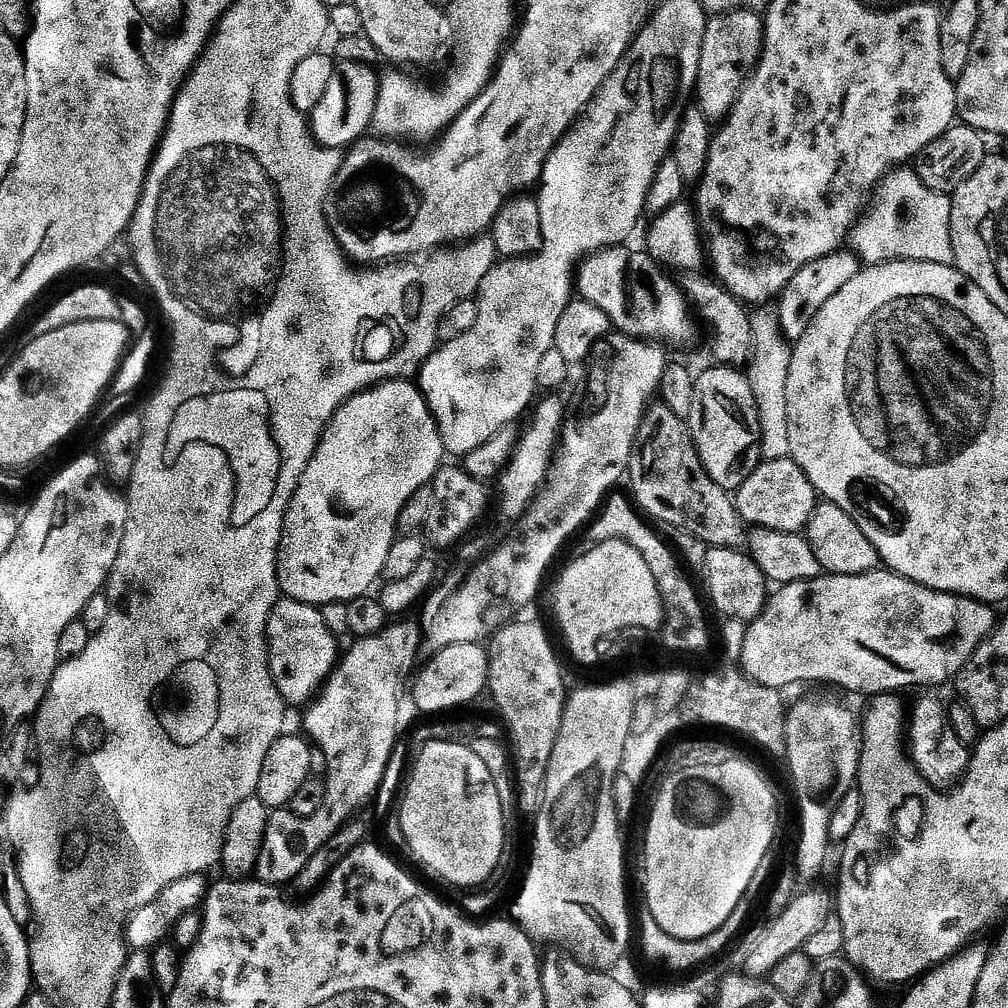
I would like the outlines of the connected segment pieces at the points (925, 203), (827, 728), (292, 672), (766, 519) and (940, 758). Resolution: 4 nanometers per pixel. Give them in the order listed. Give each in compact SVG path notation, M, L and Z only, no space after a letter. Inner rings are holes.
M903 167L901 170L891 172L882 182L882 187L879 189L878 197L880 202L876 206L876 210L867 215L854 230L854 244L856 240L855 255L859 257L865 265L886 264L889 260L917 260L918 262L934 262L935 264L952 264L954 261L954 246L952 245L952 196L943 196L934 190L930 190L930 186L926 186L926 182L922 182L919 171L913 170L911 167Z
M804 696L787 709L786 715L786 757L800 803L800 832L812 840L828 840L833 811L830 806L853 791L848 780L856 784L860 775L860 753L866 748L865 737L860 737L860 720L846 705L824 696Z
M281 598L270 614L268 661L278 694L282 694L285 705L307 705L338 663L336 640L320 612L323 611L315 604Z
M764 460L754 470L754 474L750 474L750 478L746 478L746 482L736 489L734 503L745 525L800 534L807 529L814 514L818 493L795 460Z
M920 694L916 705L912 708L912 717L906 720L906 752L910 757L911 767L923 780L930 782L936 788L948 790L953 787L968 772L964 764L970 758L970 750L955 736L943 742L942 738L949 727L949 709L945 701L942 702L936 694ZM956 780L956 781L955 781Z

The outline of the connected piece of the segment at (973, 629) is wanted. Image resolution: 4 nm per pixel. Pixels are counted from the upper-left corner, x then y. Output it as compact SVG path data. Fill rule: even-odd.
M877 570L857 576L822 574L815 580L803 580L777 587L769 595L768 604L762 610L762 614L758 614L758 618L747 625L738 668L755 684L781 690L788 690L791 684L812 684L815 680L820 684L837 684L838 687L845 688L848 692L861 692L864 696L880 696L883 692L900 692L903 688L932 690L935 689L932 688L935 684L944 684L947 680L955 681L982 641L992 635L998 623L998 616L992 612L995 611L989 605L982 604L978 600L967 596L954 596L951 592L935 592L932 588L916 584L891 570Z

